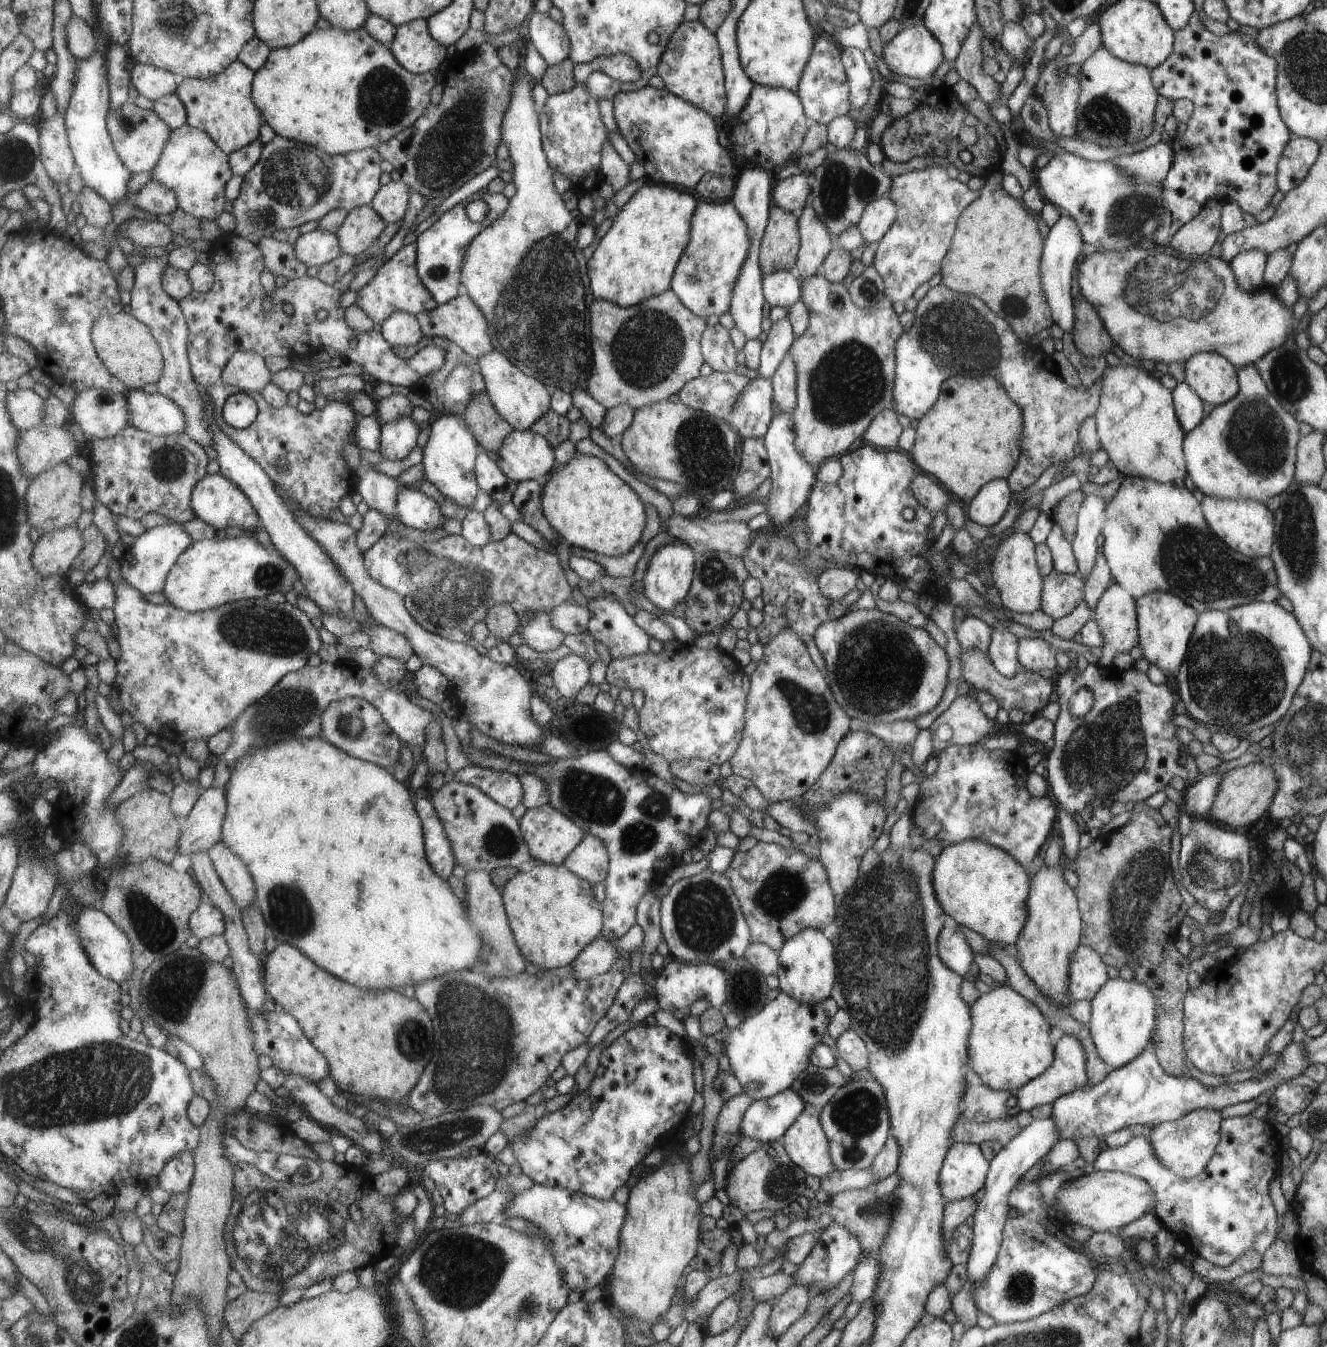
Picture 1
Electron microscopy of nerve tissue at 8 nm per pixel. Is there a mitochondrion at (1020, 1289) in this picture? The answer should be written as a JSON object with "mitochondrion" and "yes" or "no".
{"mitochondrion":"yes"}

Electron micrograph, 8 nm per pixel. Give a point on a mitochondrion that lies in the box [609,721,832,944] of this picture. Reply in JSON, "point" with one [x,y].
{"point":[783,891]}

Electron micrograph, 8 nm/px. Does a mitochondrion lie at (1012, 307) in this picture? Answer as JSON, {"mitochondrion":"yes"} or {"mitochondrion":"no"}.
{"mitochondrion":"yes"}

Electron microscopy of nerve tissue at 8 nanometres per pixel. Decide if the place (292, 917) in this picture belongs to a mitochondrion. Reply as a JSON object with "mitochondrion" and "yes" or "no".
{"mitochondrion":"yes"}

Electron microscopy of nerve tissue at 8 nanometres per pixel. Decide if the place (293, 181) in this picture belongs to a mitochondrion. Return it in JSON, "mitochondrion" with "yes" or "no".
{"mitochondrion":"yes"}

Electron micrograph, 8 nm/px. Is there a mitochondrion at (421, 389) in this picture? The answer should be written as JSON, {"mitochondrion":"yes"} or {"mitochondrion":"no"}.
{"mitochondrion":"no"}

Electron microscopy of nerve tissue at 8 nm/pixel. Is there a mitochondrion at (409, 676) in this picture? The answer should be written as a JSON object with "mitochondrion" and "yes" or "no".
{"mitochondrion":"no"}

